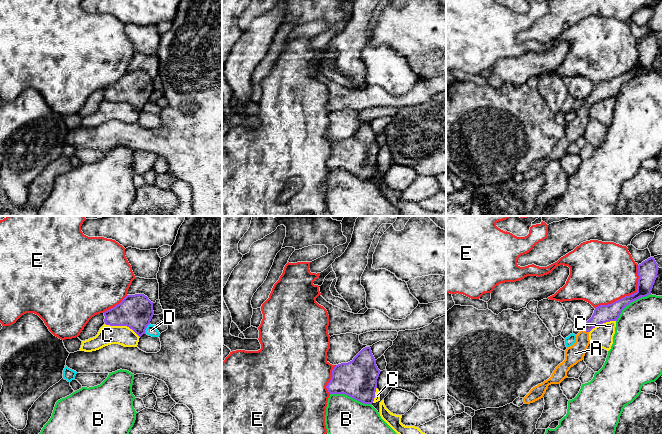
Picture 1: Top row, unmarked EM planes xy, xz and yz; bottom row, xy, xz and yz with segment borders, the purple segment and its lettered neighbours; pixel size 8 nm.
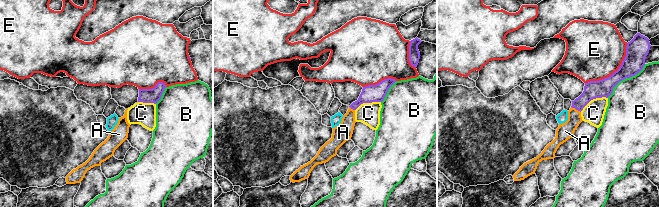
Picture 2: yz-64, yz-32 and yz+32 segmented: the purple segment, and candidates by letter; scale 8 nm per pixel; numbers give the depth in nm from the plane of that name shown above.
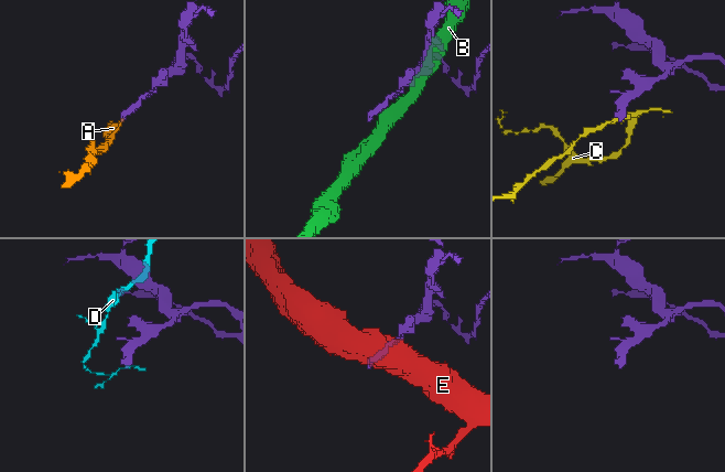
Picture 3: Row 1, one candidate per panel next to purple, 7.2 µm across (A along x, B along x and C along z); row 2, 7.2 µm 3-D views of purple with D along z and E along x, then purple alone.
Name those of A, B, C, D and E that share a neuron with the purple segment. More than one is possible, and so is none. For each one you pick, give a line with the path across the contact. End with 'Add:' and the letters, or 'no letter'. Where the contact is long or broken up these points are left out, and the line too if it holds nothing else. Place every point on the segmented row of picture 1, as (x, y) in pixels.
A: runs through yz (604, 313), (585, 330), (582, 343), (575, 353)
Add: A

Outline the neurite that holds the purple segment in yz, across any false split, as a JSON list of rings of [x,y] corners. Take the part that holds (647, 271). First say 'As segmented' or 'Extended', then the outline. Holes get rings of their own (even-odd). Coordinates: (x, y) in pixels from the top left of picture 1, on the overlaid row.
Extended. [[[650,257],[638,265],[637,292],[625,296],[611,304],[600,305],[595,308],[592,317],[582,325],[582,330],[576,335],[576,342],[565,351],[565,360],[553,371],[551,377],[541,384],[533,387],[523,398],[525,404],[533,403],[543,398],[547,388],[551,384],[560,384],[567,378],[567,372],[578,362],[584,360],[585,352],[590,344],[589,332],[596,326],[617,321],[622,310],[631,302],[651,294],[658,274],[658,264],[654,257]]]

